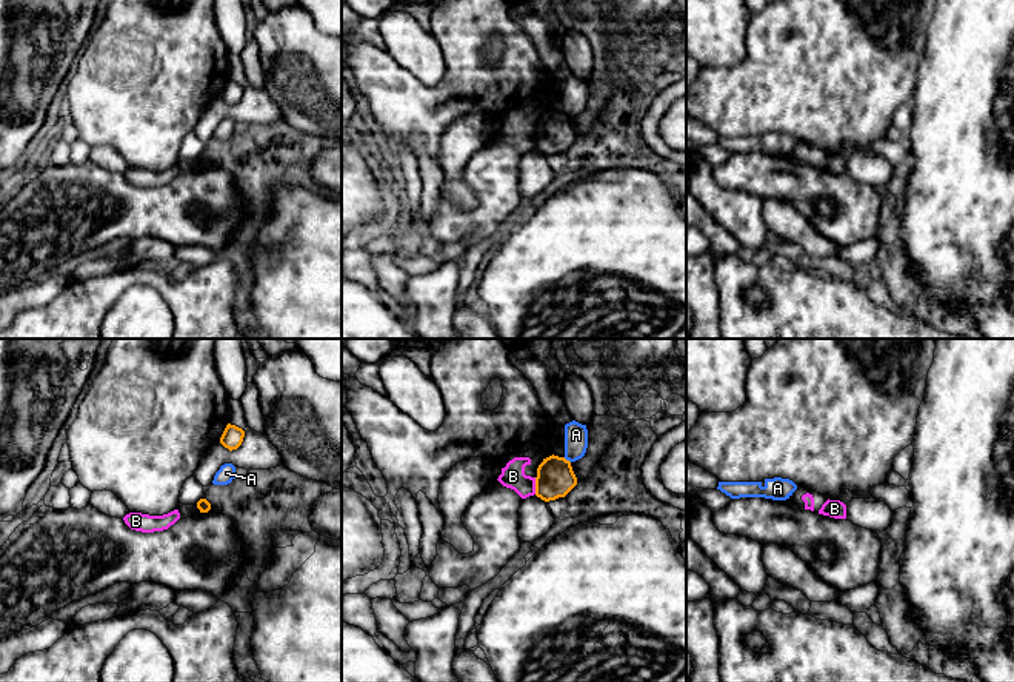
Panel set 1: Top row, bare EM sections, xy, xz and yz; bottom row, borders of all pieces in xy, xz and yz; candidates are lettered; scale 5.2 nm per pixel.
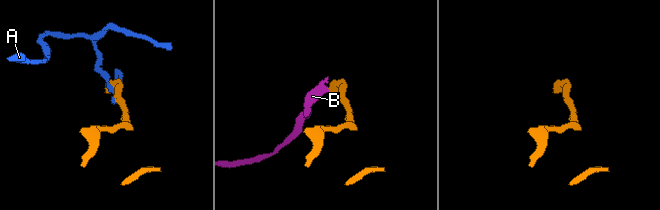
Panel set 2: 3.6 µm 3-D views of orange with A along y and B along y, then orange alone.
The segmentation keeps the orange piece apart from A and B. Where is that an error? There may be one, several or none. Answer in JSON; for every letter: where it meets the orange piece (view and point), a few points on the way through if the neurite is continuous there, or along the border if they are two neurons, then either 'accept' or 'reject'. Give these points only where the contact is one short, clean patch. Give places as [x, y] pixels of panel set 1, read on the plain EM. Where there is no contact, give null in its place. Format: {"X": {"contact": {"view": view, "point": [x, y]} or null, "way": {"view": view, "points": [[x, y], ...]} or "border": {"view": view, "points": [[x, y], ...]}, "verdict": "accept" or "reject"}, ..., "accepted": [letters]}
{"A": {"contact": {"view": "xz", "point": [565, 114]}, "verdict": "reject"}, "B": {"contact": {"view": "xz", "point": [536, 140]}, "border": {"view": "xz", "points": [[534, 133], [536, 148]]}, "verdict": "reject"}, "accepted": []}

